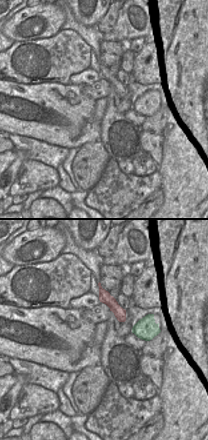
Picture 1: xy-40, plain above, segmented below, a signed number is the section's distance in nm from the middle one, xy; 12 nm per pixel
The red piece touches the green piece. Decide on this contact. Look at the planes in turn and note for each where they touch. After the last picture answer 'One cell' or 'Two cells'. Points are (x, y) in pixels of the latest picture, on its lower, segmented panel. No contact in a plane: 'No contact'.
No contact

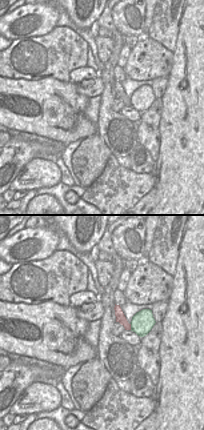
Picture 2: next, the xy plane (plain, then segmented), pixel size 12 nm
Touches red at (130, 326)

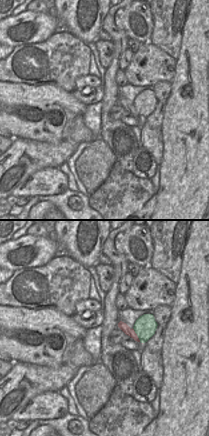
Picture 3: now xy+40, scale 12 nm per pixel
Touches red at (136, 335)

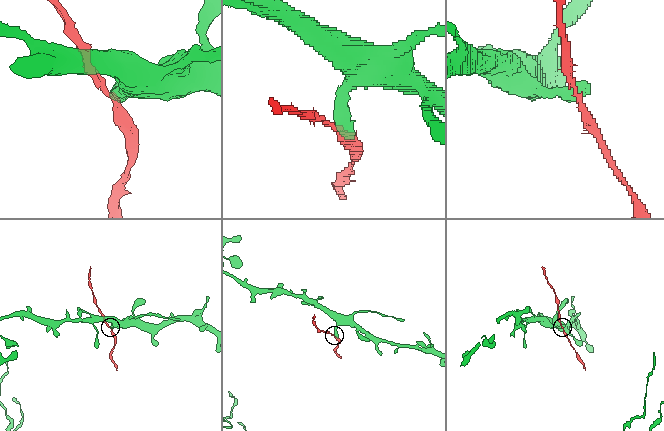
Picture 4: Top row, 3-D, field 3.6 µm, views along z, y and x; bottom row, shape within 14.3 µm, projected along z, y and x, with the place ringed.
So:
Two cells

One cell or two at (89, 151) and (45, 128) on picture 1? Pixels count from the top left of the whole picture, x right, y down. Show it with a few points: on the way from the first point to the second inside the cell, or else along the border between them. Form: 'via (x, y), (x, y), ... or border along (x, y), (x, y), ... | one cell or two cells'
border along (98, 140), (86, 142), (79, 148) | two cells

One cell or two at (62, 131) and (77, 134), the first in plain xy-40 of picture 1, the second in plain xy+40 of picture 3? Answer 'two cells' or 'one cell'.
one cell

